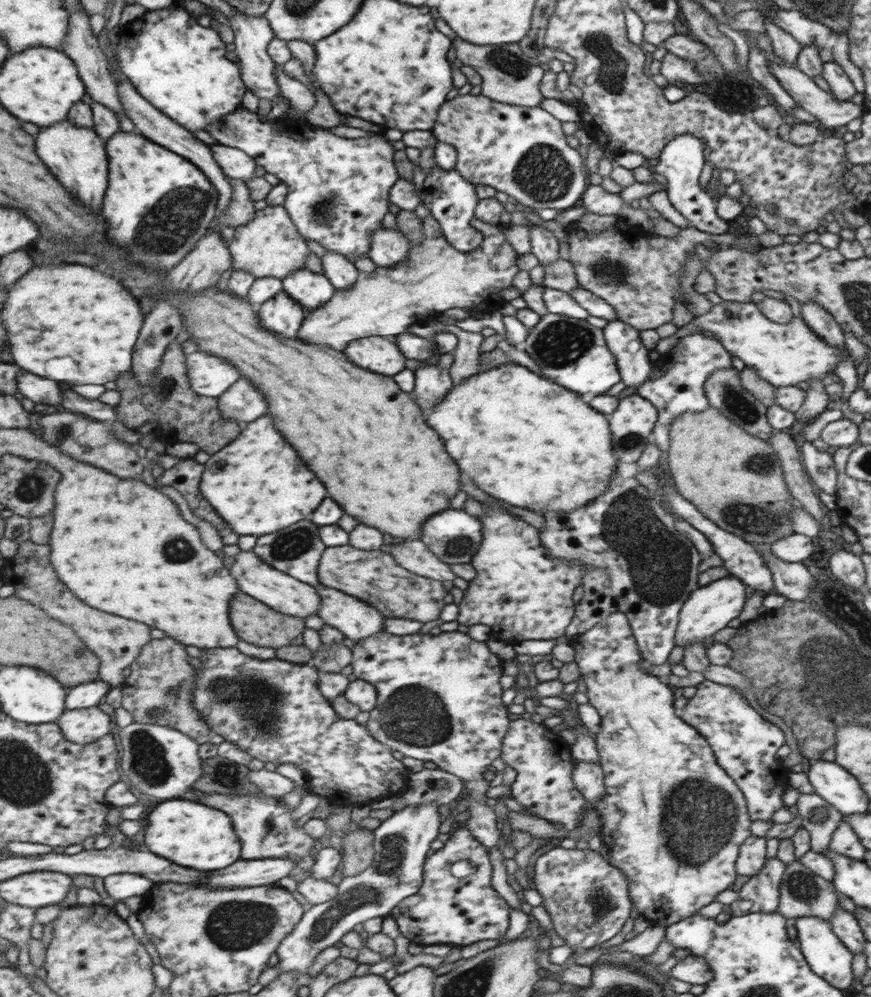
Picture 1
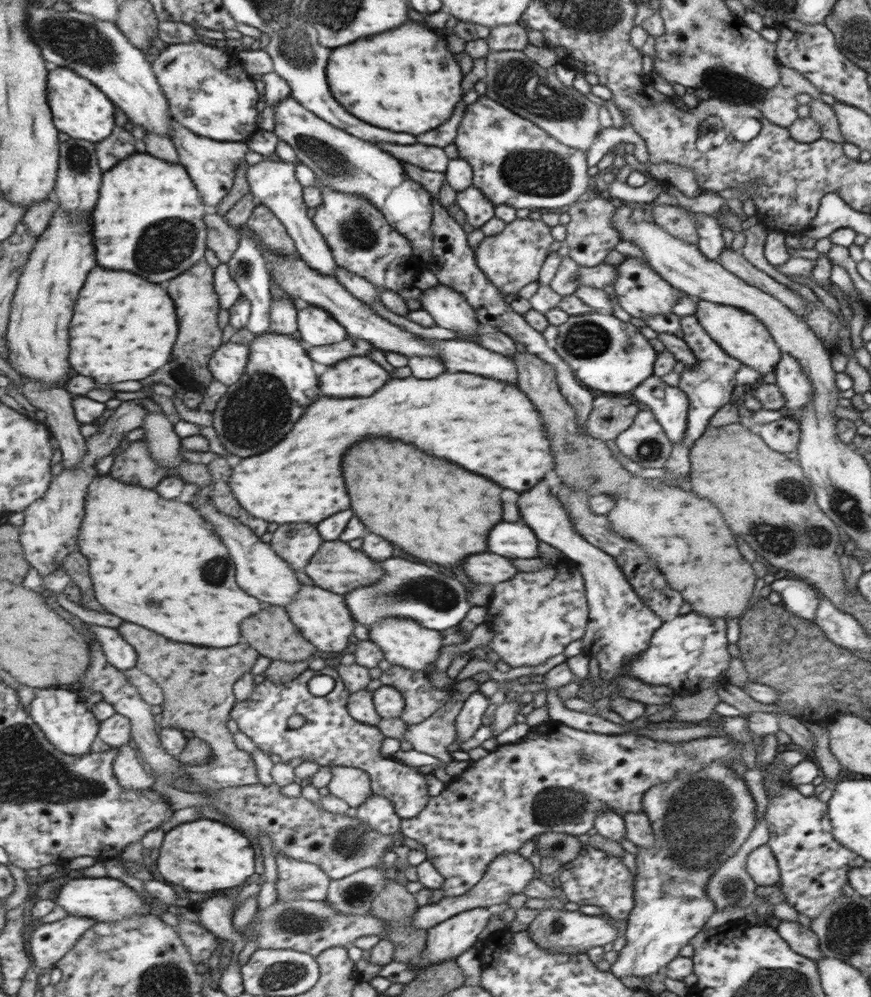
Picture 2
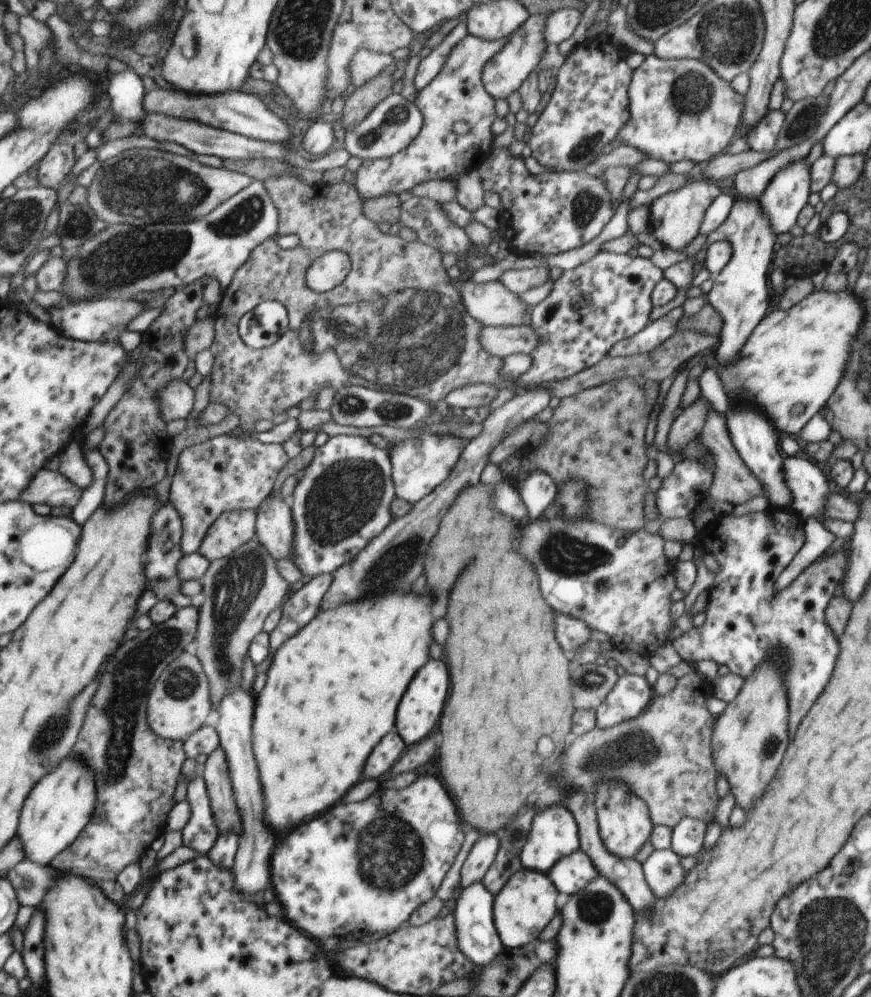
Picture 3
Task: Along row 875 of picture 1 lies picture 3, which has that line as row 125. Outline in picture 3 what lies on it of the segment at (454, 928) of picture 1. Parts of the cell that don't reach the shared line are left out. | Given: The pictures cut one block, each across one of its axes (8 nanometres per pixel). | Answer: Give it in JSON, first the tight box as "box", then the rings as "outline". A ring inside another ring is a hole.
{"box":[355,35,508,200],"outline":[[[467,35],[462,38],[444,62],[440,73],[417,92],[415,105],[423,116],[420,134],[404,150],[380,160],[365,160],[355,173],[355,187],[363,200],[378,200],[380,196],[398,196],[418,184],[431,180],[455,179],[479,168],[493,150],[490,126],[496,120],[494,98],[483,84],[483,68],[503,50],[508,39],[484,40]],[[464,121],[470,127],[467,134],[457,134],[453,125]]]}

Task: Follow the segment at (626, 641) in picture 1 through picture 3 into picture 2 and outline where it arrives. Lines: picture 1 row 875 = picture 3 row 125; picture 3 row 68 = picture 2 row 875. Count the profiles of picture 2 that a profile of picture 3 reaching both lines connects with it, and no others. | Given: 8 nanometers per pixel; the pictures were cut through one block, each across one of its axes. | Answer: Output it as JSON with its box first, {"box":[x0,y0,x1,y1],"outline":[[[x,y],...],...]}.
{"box":[609,758,756,981],"outline":[[[720,758],[709,762],[702,771],[654,785],[644,794],[642,807],[654,827],[655,845],[649,849],[636,846],[636,906],[627,920],[626,945],[609,971],[620,978],[639,976],[648,981],[679,956],[678,952],[702,932],[716,911],[715,902],[708,896],[708,880],[751,836],[756,826],[756,806],[744,780]]]}

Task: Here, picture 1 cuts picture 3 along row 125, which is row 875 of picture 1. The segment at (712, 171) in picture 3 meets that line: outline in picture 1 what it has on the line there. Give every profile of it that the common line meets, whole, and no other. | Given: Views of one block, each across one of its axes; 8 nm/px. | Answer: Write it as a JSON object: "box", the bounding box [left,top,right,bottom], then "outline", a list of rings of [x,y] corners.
{"box":[778,859,840,922],"outline":[[[795,859],[793,862],[786,864],[782,882],[780,882],[780,900],[778,900],[778,910],[782,916],[792,921],[796,917],[816,916],[829,922],[840,907],[836,888],[834,889],[832,881],[826,880],[812,872],[810,867],[806,867],[802,861]]]}

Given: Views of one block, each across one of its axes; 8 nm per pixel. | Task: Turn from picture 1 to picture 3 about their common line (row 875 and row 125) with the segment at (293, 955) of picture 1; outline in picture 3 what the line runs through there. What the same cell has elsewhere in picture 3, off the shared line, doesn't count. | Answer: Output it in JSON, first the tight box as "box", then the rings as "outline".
{"box":[343,93,423,161],"outline":[[[391,93],[360,124],[347,129],[343,146],[350,156],[358,156],[364,161],[380,160],[404,150],[420,134],[422,127],[423,116],[415,102],[407,100],[400,93]]]}

